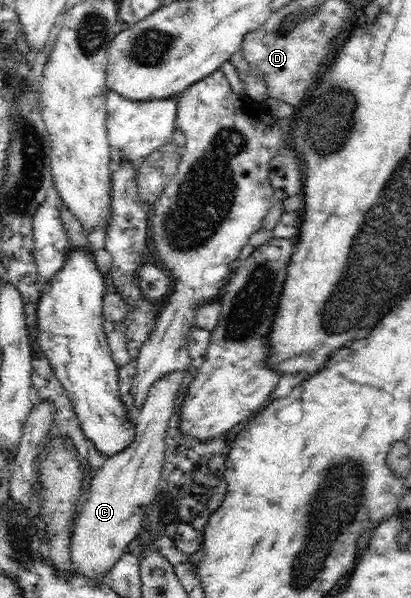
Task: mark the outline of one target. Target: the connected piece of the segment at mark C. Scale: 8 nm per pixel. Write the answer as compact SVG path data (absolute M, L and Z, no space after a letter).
M171 371L151 385L135 420L135 437L125 449L109 456L92 477L90 492L80 504L82 510L71 535L71 565L77 574L93 580L104 580L111 567L142 531L147 509L161 488L166 433L184 373Z

